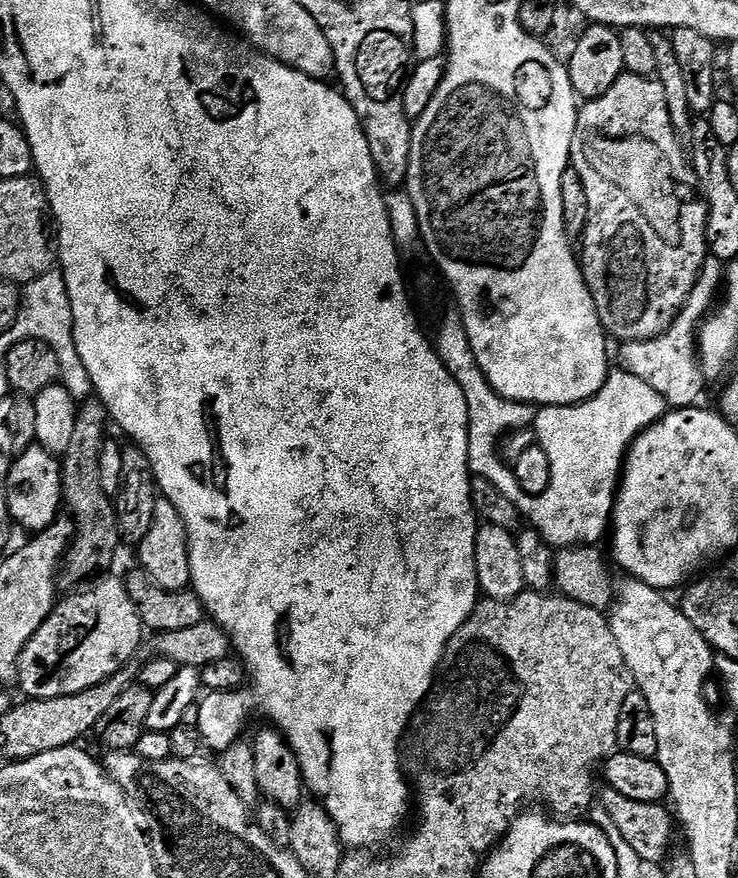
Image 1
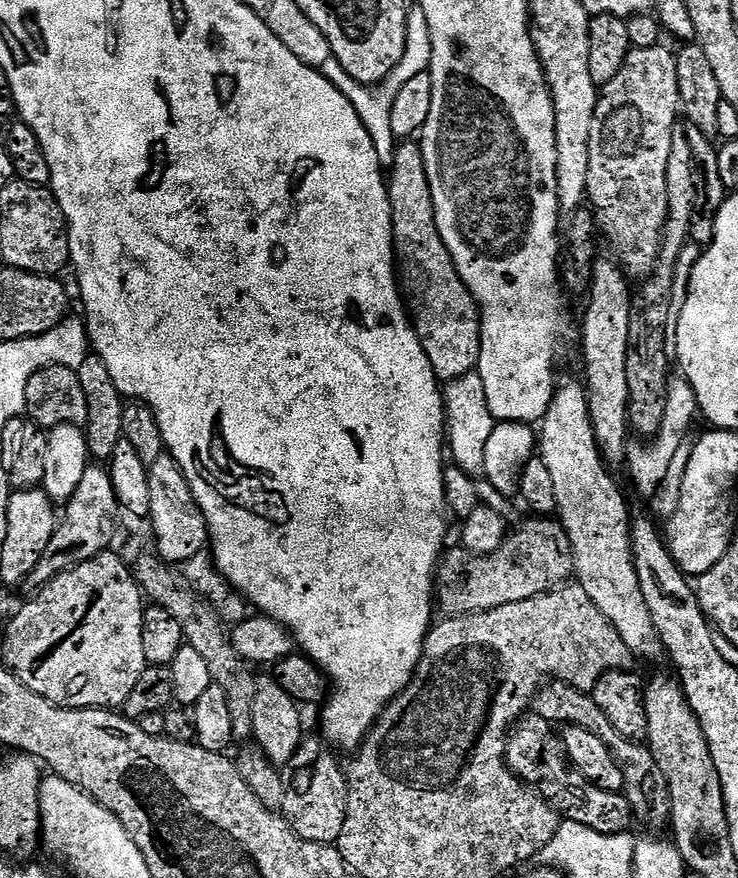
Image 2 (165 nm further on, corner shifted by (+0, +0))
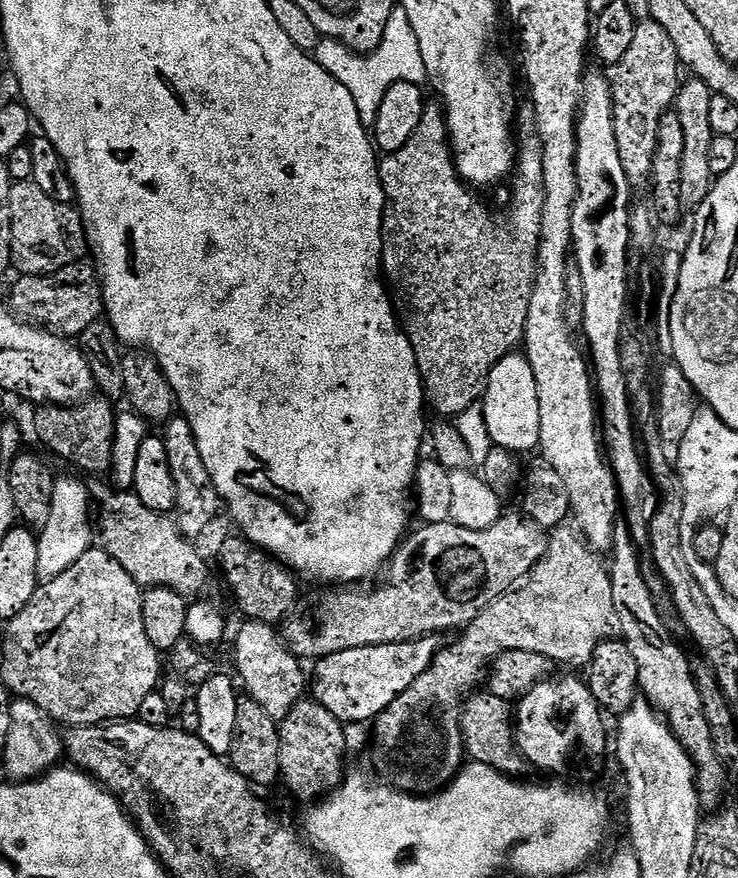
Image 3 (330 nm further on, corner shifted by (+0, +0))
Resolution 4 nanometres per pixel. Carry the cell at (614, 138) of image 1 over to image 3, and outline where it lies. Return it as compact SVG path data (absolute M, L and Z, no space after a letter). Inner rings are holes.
M651 18L639 21L634 39L630 41L630 50L622 54L622 62L618 62L610 72L614 134L629 185L649 183L656 131L662 117L673 107L676 91L682 83L679 72L682 72L682 65L670 36Z

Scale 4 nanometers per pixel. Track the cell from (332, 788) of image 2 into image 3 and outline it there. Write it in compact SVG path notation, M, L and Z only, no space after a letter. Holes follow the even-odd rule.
M301 698L290 710L290 714L286 714L286 718L279 721L278 727L279 779L298 799L308 800L307 802L319 801L325 793L340 783L345 771L344 747L348 744L344 737L345 725L314 698Z

